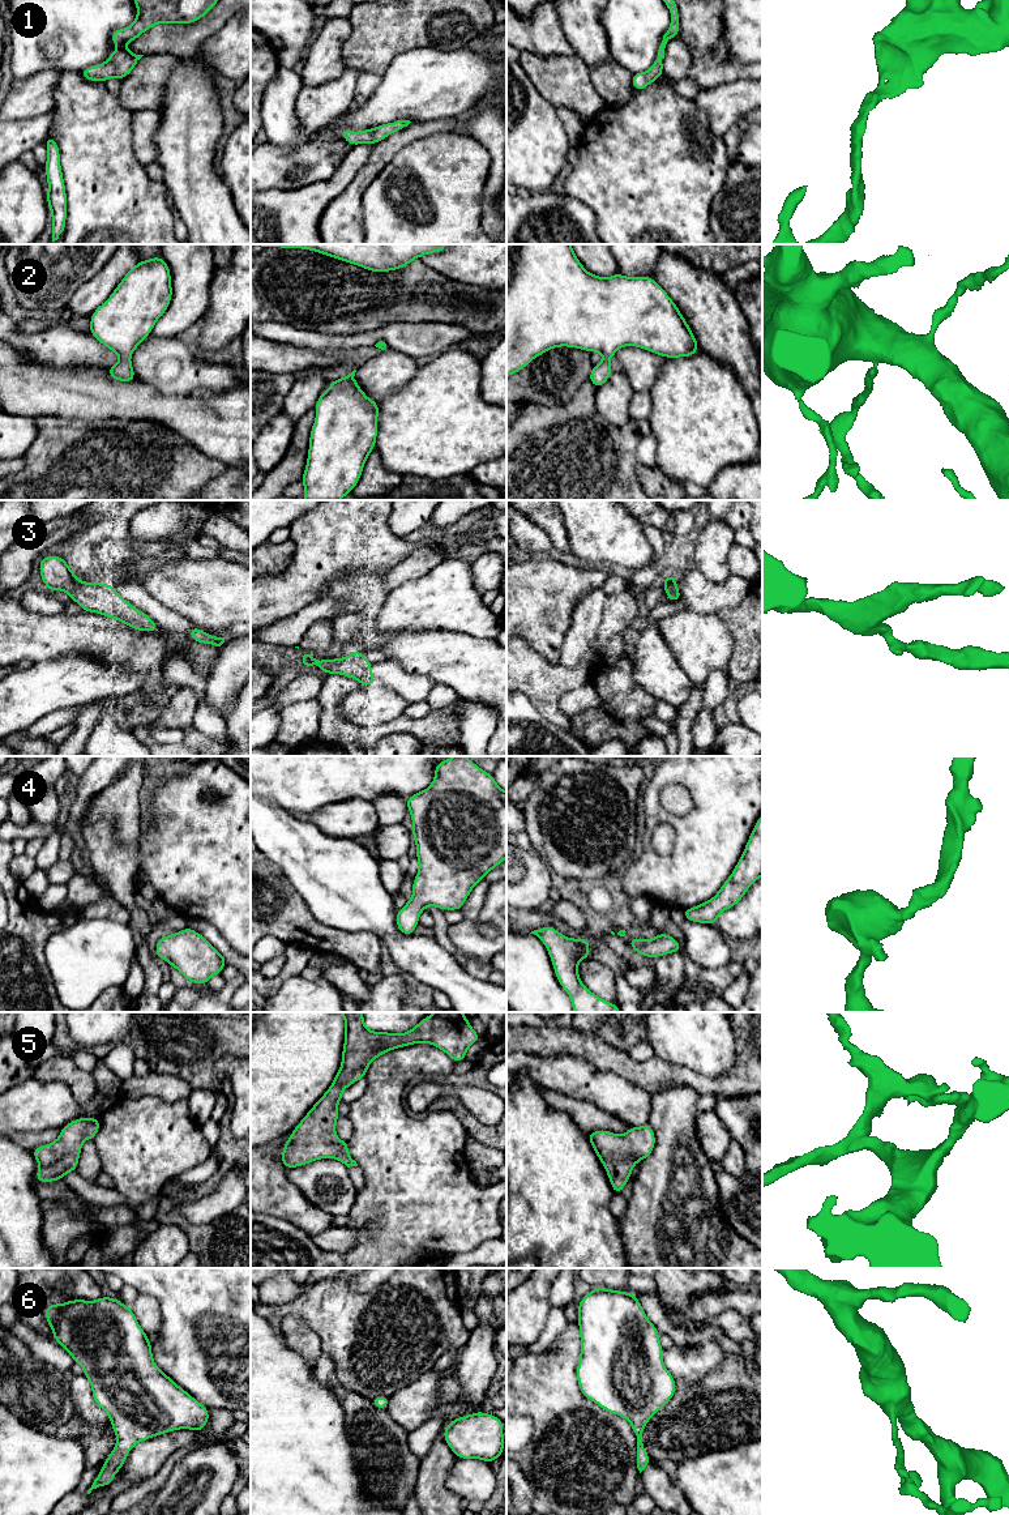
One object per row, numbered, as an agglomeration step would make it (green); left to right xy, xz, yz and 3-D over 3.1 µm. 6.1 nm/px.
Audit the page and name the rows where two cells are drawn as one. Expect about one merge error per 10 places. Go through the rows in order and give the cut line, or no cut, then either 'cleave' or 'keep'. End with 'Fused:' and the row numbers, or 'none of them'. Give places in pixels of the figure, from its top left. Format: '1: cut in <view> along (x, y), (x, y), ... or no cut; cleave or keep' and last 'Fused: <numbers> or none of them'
1: no cut; keep
2: no cut; keep
3: no cut; keep
4: no cut; keep
5: no cut; keep
6: no cut; keep
Fused: none of them

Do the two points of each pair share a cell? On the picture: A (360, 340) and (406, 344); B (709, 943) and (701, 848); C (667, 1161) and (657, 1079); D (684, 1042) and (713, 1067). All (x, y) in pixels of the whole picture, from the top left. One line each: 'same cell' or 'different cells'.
A: same cell
B: different cells
C: different cells
D: same cell

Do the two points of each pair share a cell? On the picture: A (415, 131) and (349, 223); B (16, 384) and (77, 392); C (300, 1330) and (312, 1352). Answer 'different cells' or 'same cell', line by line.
A: same cell
B: same cell
C: same cell

